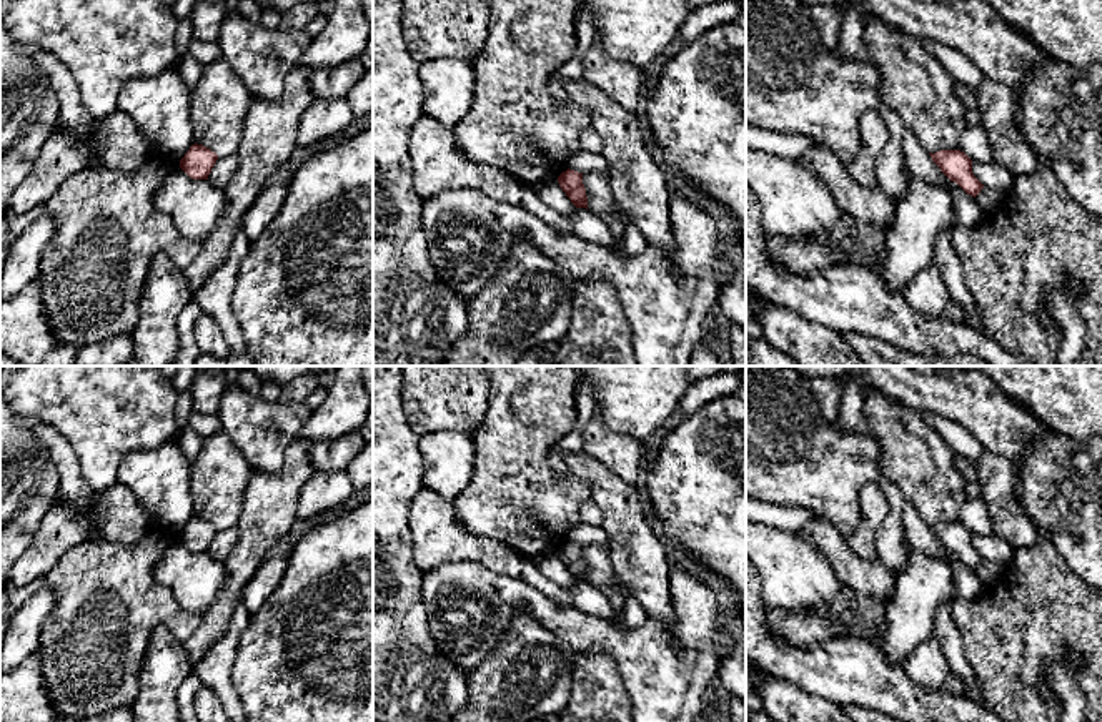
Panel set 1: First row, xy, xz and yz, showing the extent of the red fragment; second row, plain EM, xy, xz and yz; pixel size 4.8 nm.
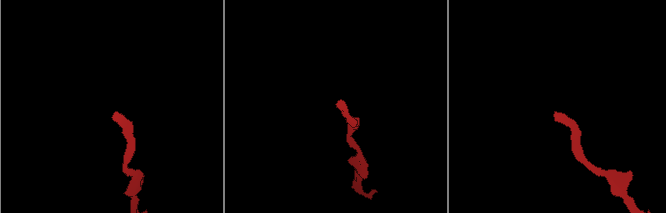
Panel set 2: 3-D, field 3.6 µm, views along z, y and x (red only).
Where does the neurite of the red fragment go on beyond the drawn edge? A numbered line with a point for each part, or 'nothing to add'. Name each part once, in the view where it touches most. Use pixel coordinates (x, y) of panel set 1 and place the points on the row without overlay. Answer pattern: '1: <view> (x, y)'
nothing to add

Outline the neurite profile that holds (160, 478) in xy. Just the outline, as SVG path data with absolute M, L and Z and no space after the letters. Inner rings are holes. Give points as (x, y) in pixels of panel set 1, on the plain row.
M175 439L151 451L125 456L117 471L117 482L128 487L145 511L178 536L195 517L190 462Z

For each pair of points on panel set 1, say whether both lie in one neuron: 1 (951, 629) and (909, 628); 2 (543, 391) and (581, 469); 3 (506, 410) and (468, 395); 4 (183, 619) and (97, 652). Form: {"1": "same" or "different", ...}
{"1": "different", "2": "different", "3": "different", "4": "same"}

